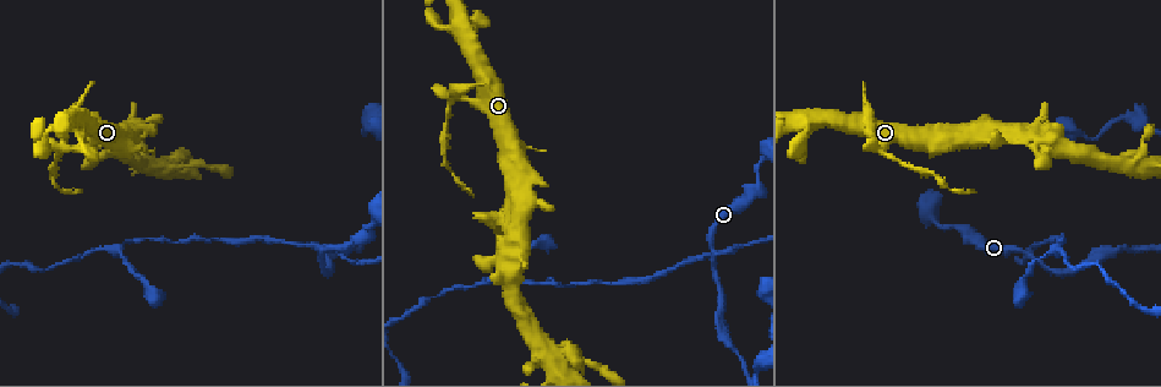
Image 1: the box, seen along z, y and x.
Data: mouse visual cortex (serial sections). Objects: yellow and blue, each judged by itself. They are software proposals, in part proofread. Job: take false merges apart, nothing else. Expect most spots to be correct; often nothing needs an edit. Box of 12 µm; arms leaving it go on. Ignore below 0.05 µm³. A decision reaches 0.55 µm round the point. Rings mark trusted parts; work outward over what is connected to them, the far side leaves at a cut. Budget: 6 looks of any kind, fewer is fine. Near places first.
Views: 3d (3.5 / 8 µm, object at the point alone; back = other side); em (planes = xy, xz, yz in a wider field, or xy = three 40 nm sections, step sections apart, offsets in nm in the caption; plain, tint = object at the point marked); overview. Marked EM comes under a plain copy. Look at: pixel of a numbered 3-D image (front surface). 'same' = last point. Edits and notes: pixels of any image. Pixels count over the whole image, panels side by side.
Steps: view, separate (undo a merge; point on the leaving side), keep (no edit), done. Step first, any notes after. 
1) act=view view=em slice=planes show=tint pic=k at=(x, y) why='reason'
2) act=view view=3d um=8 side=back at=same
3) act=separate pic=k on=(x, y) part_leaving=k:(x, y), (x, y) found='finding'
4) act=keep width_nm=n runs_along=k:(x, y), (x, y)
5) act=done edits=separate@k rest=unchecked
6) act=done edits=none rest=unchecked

act=view view=3d um=3.5 pic=1 at=(1030, 254) why='sharp bend'

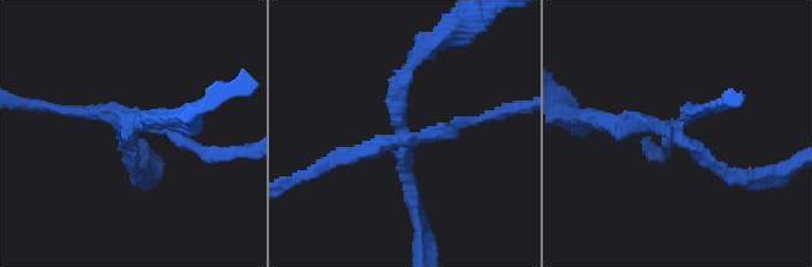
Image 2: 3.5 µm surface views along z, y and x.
act=view view=em slice=xy step=5 show=tint pic=2 at=(674, 136)

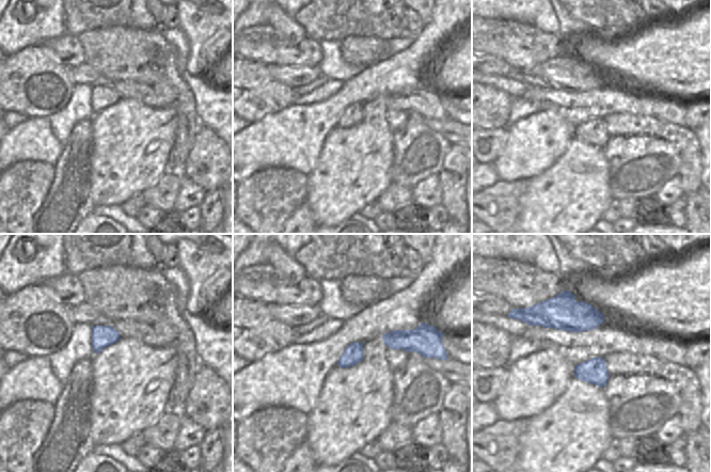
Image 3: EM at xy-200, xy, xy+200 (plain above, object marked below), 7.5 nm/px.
act=separate pic=2 on=(453, 127) part_leaving=2:(409, 134), (303, 174) found='a second cell is stuck on'

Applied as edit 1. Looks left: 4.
act=view view=3d um=3.5 pic=1 at=(1043, 146)

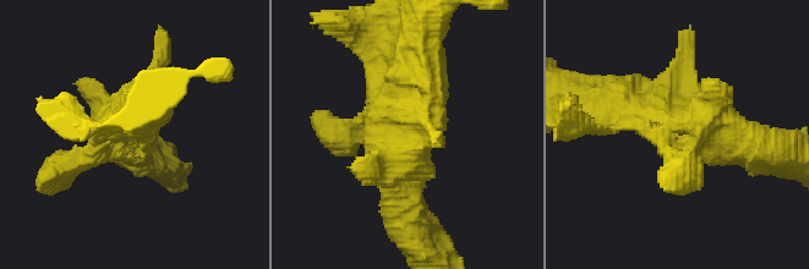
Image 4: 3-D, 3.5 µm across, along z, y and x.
act=view view=em slice=planes show=tint pic=4 at=(119, 136) why='shape alone is not enough'

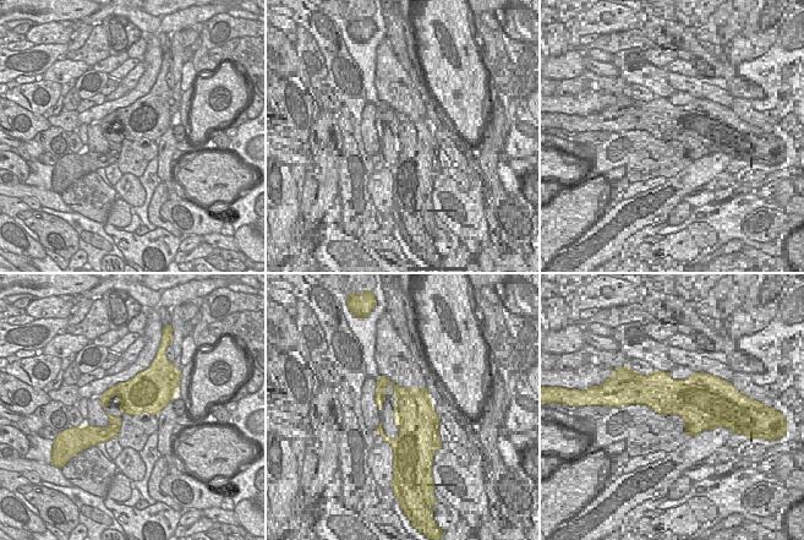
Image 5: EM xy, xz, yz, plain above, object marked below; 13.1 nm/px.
act=keep width_nm=480 runs_along=4:(608, 104), (705, 119), (761, 146) found='continuous, no second cell'

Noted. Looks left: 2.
act=view view=3d um=3.5 side=back pic=1 at=(170, 170) why='small branch off a trunk'

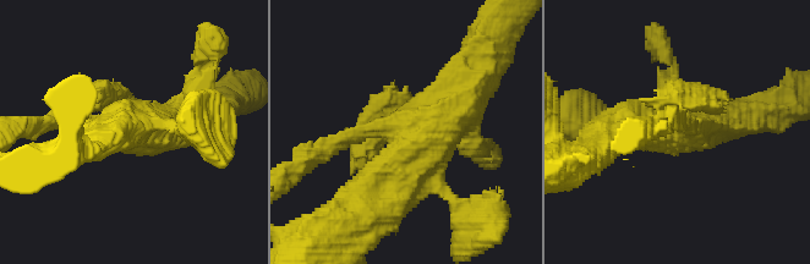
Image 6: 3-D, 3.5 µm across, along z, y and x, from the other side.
act=view view=em slice=xy step=1 show=tint pic=6 at=(408, 129) arms=4 arm_widths_nm=200,250,450,500 why='need the tissue'

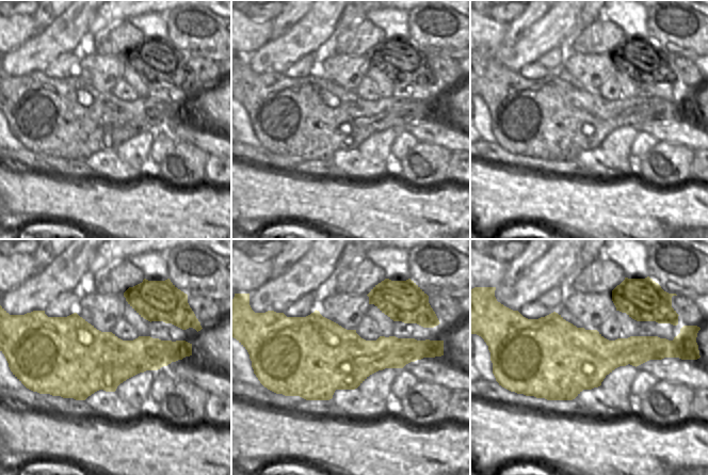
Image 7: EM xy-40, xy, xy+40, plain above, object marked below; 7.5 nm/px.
act=keep runs_along=6:(485, 71), (383, 193) found='continuous, no second cell'

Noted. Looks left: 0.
act=done edits=separate@2 rest=unchecked

